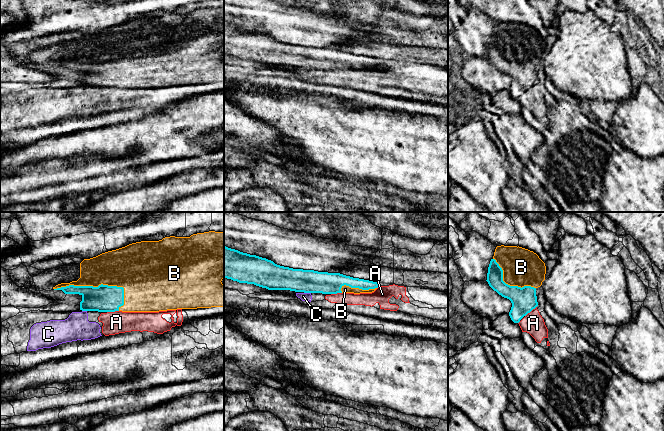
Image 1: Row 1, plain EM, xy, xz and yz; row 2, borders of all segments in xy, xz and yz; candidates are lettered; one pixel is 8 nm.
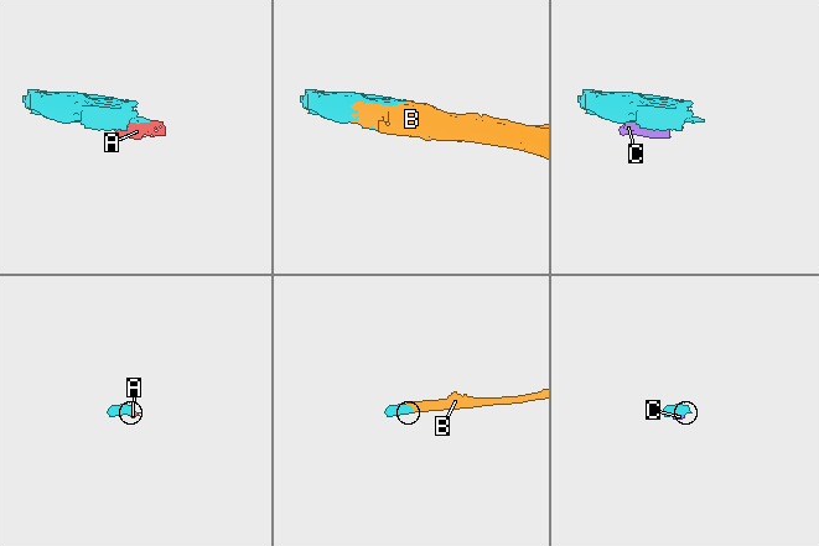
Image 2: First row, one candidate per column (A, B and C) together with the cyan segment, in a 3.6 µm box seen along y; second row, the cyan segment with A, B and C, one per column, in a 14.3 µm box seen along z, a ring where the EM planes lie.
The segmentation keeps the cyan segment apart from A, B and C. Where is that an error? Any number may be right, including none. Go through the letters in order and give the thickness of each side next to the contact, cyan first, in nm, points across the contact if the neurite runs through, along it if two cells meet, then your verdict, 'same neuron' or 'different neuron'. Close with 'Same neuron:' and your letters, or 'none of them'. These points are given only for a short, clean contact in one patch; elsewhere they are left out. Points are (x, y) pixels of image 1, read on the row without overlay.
A: calibres 220 and 180 nm; different neuron
B: calibres 220 and 300 nm; same neuron
C: calibres 190 and 60 nm; border xz (304, 68), (310, 69); different neuron
Same neuron: B

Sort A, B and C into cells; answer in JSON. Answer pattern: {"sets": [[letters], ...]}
{"sets": [["A", "C"], ["B"]]}

